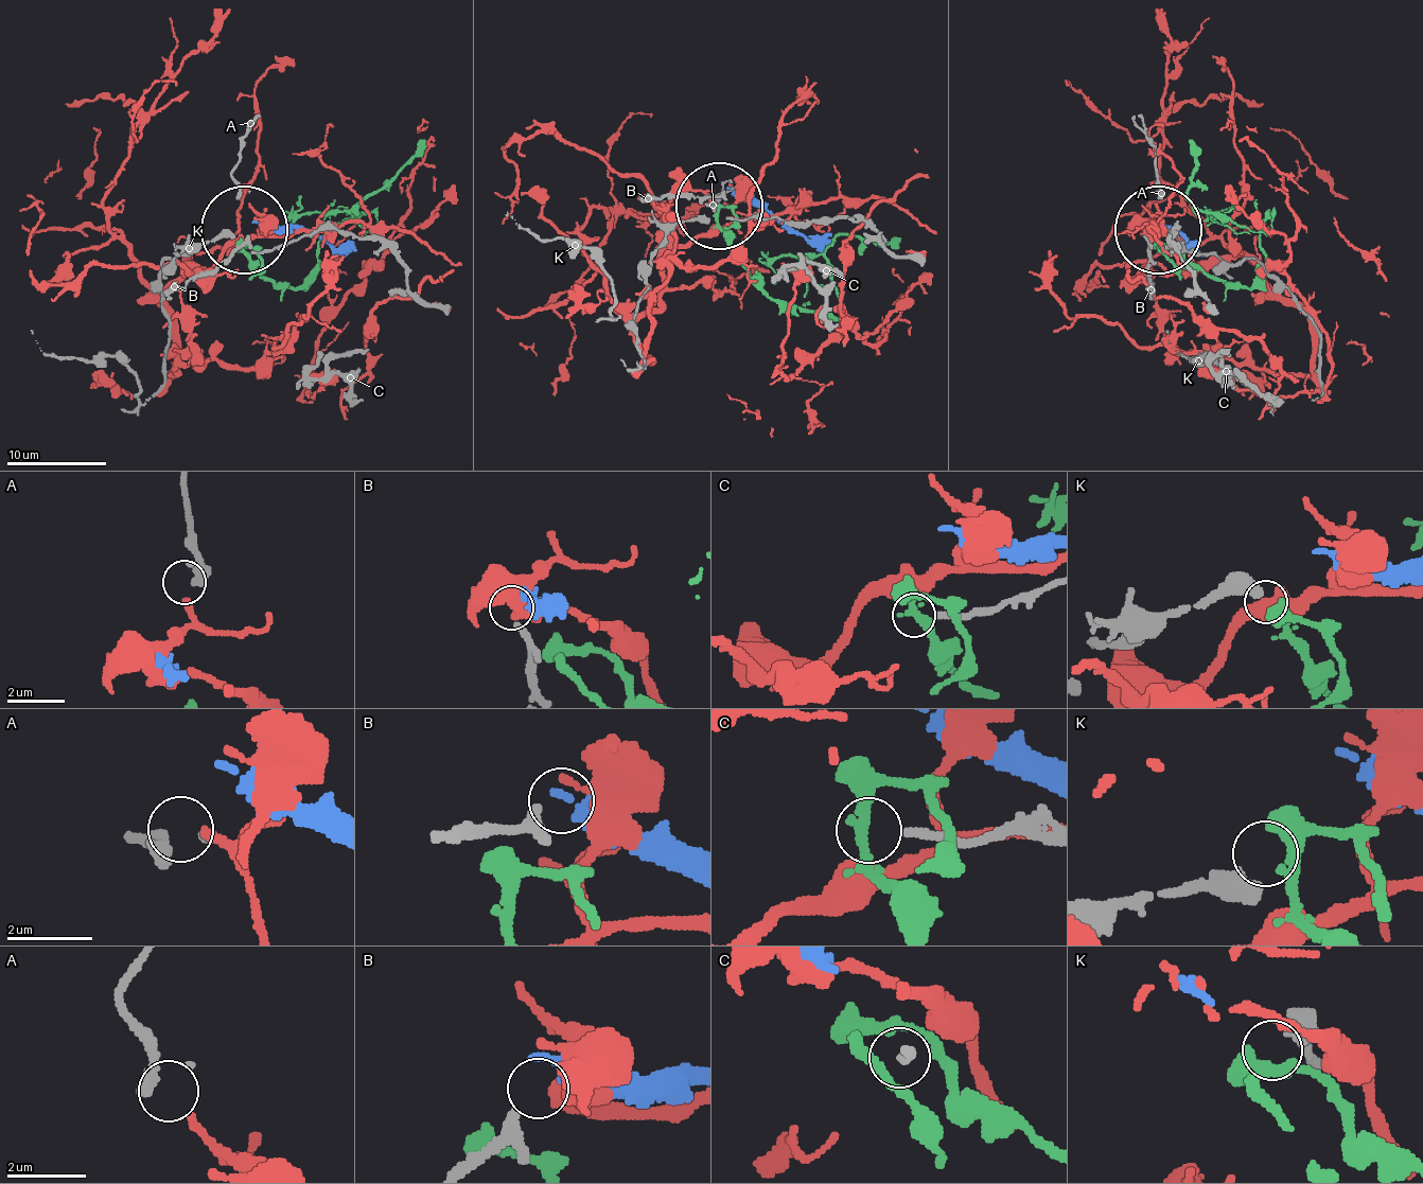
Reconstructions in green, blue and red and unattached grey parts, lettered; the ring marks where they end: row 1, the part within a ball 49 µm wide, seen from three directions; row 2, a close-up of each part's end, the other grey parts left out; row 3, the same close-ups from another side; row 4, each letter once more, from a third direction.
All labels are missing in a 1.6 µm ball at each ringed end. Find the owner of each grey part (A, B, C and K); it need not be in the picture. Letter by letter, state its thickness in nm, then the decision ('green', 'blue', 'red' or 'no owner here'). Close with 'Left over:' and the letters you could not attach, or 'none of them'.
A: calibre 240 nm; red
B: calibre 190 nm; no owner here
C: calibre 200 nm; no owner here
K: calibre 550 nm; green
Left over: B, C

